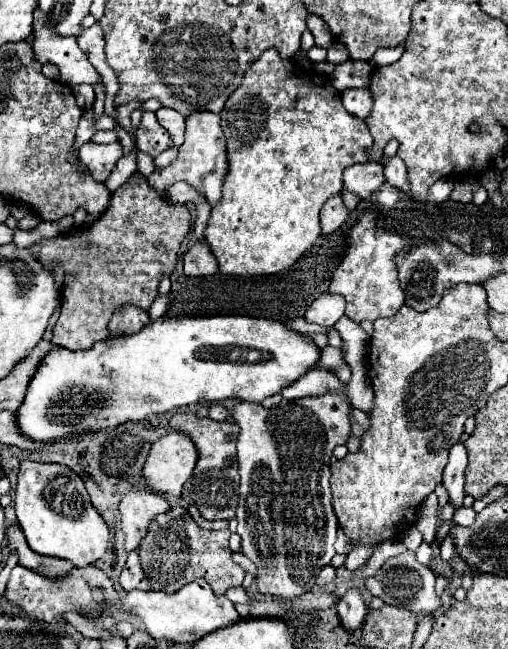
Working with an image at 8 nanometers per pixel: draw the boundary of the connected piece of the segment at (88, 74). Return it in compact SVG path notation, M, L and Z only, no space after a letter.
M35 10L33 24L33 50L35 58L45 64L51 62L61 70L61 82L69 86L77 84L95 84L99 82L97 70L91 66L83 50L77 46L75 38L61 38L53 28L45 28L45 14Z

